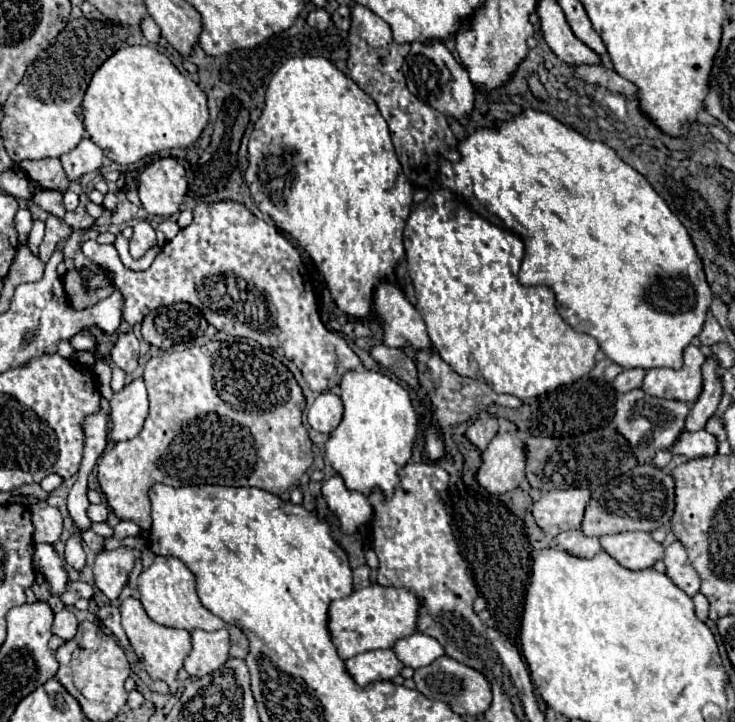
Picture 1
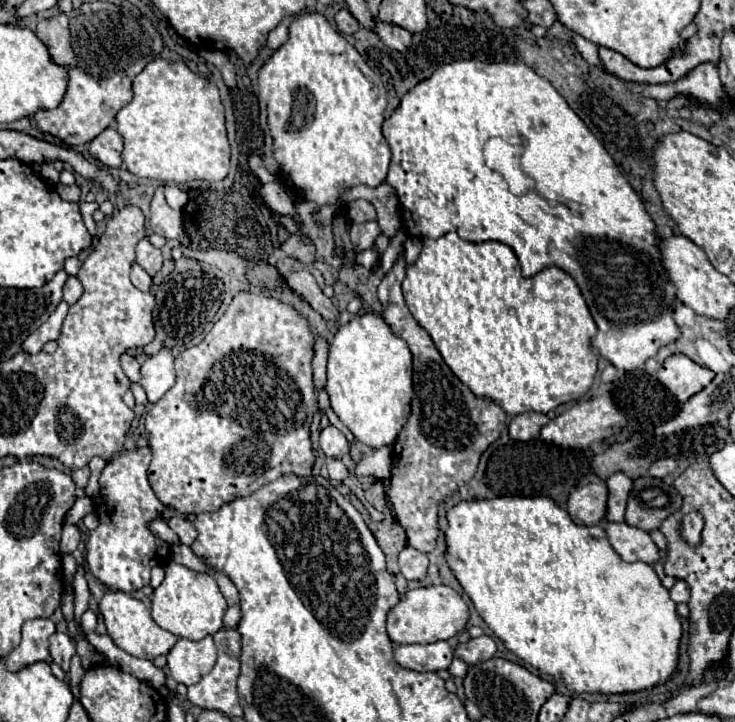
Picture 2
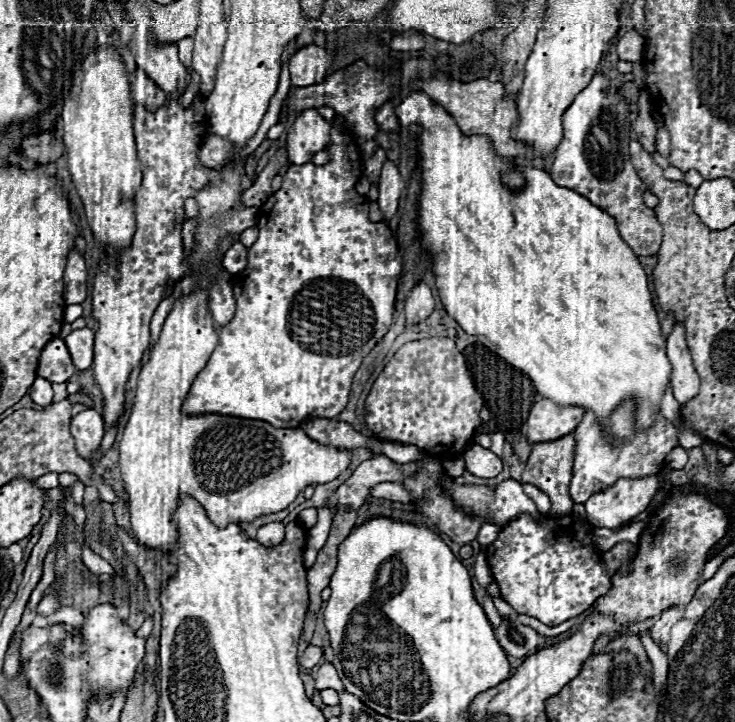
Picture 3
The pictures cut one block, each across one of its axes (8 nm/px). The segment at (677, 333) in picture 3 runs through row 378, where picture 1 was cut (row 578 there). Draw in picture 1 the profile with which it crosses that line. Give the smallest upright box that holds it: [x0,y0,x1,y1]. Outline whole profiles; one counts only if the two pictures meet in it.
[664,540,700,598]

